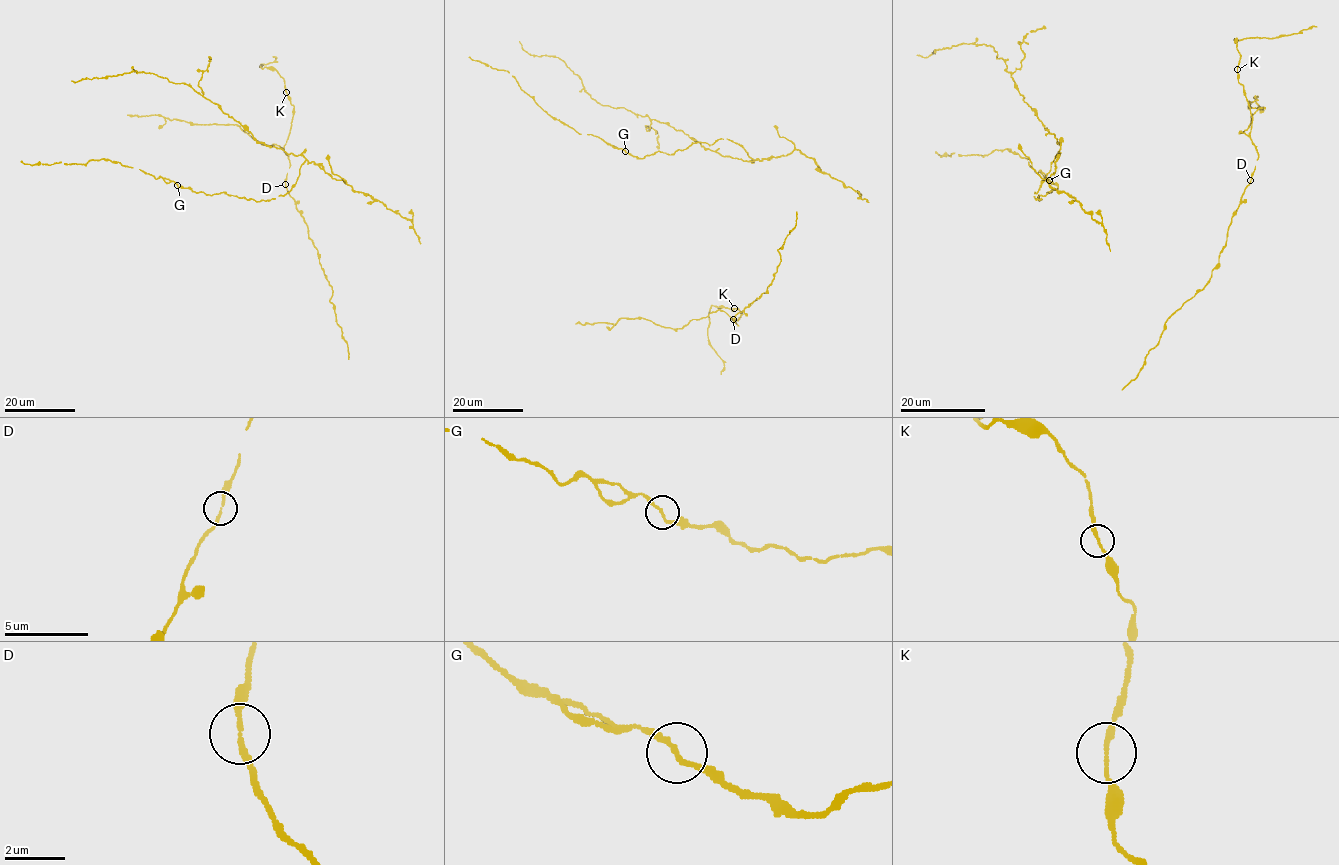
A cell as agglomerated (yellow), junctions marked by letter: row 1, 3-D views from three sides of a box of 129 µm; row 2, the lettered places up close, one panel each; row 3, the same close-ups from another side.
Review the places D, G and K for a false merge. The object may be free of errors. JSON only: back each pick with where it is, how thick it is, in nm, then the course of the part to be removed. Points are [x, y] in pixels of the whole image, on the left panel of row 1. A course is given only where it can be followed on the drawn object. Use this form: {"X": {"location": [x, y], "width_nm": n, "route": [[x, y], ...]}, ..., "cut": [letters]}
{"cut": []}

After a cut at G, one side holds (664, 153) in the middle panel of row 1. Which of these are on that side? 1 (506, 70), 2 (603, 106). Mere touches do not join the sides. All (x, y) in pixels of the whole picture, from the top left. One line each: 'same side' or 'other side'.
1: other side
2: same side

